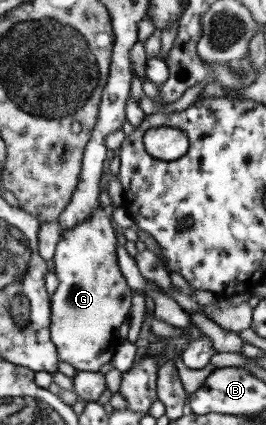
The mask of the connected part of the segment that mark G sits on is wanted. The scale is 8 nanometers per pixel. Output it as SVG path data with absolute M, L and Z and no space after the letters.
M98 209L83 223L63 232L54 258L54 272L60 277L60 286L52 295L52 340L58 347L61 362L70 363L78 372L98 372L115 355L119 341L117 329L131 307L131 293L117 267L117 235L111 223L110 211Z

